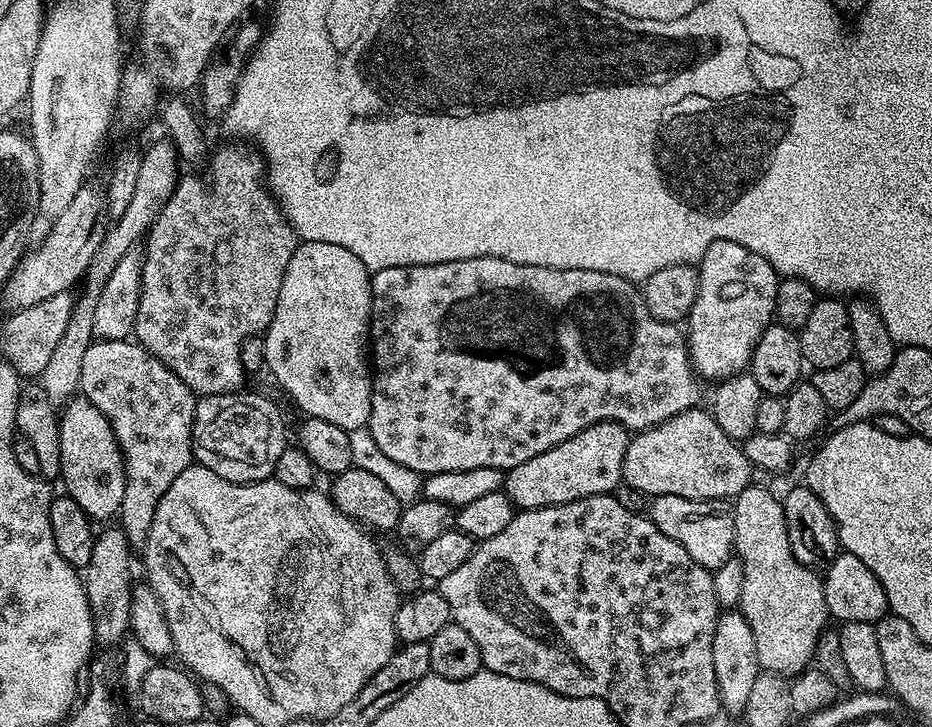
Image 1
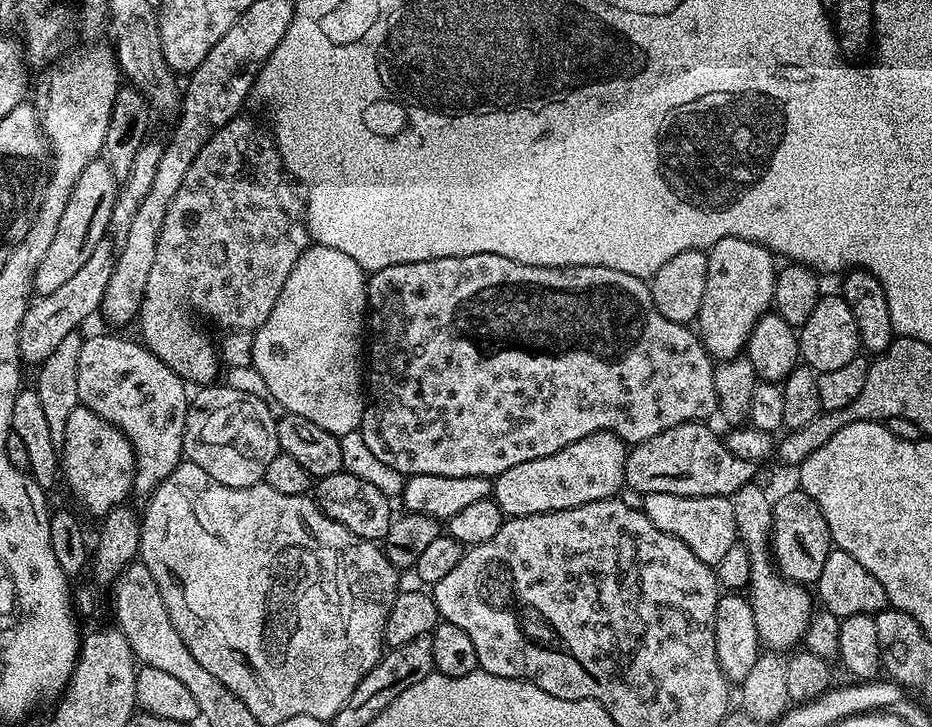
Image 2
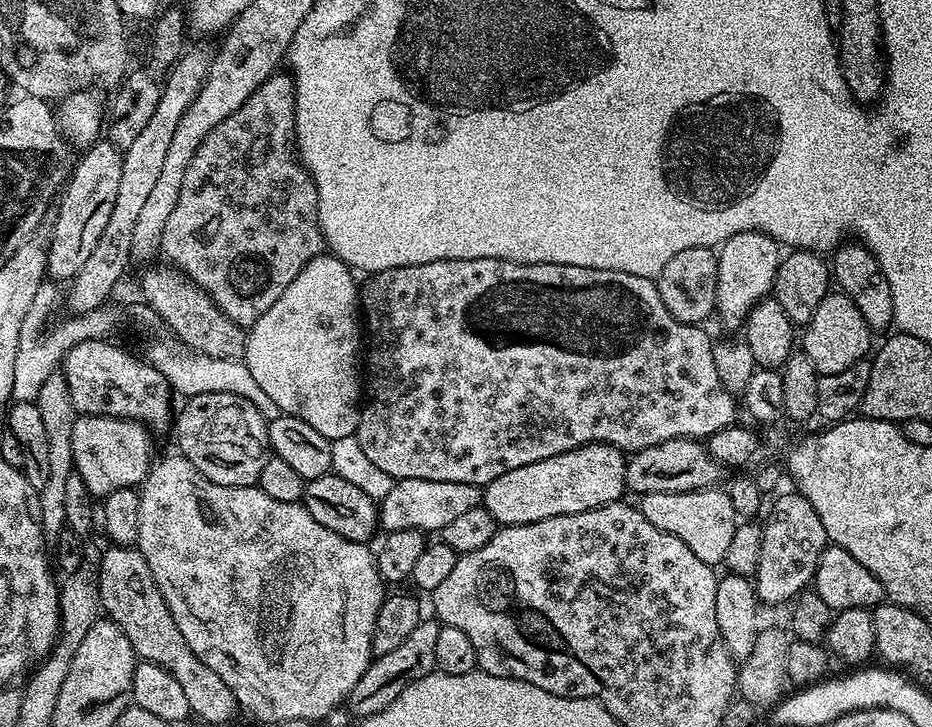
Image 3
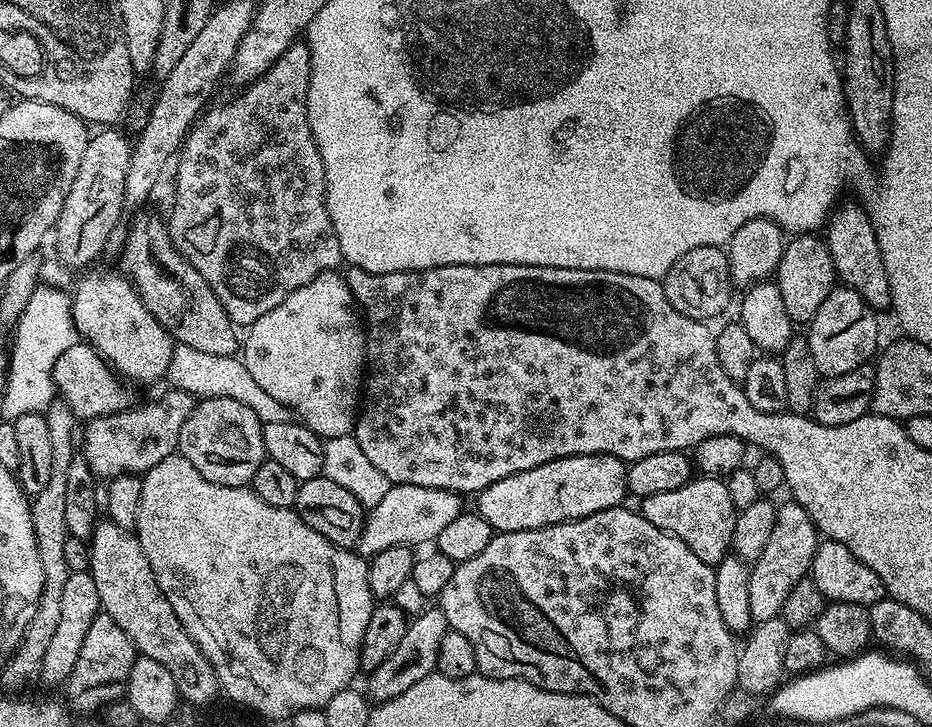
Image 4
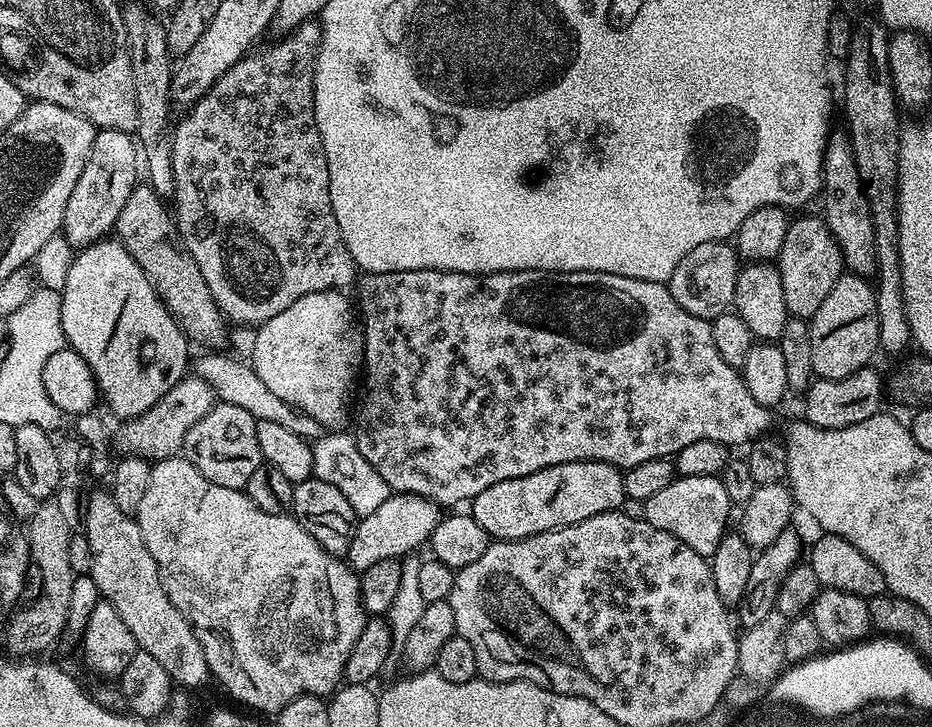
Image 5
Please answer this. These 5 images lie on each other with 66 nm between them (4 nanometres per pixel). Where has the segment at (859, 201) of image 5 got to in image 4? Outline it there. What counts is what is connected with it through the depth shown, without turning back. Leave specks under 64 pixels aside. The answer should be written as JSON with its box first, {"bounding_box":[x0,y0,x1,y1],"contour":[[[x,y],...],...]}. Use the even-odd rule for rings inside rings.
{"bounding_box":[826,203,892,310],"contour":[[[837,203],[826,225],[826,243],[830,250],[830,258],[836,267],[839,283],[845,288],[853,288],[871,308],[877,310],[891,309],[892,291],[886,274],[886,266],[882,262],[882,250],[878,246],[876,231],[872,219],[863,204]]]}

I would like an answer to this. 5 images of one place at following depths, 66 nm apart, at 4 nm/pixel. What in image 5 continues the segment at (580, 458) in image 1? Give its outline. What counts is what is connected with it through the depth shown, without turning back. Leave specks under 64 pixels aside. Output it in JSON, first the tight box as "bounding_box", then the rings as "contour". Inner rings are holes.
{"bounding_box":[470,460,625,541],"contour":[[[583,460],[543,468],[534,474],[526,474],[522,478],[494,482],[494,486],[482,490],[482,494],[478,494],[471,500],[470,515],[478,522],[478,526],[482,526],[482,530],[486,530],[486,534],[493,541],[521,540],[534,534],[549,532],[551,528],[565,528],[582,522],[586,518],[594,518],[594,514],[615,512],[623,505],[620,503],[625,503],[625,500],[624,477],[621,469],[606,462]]]}

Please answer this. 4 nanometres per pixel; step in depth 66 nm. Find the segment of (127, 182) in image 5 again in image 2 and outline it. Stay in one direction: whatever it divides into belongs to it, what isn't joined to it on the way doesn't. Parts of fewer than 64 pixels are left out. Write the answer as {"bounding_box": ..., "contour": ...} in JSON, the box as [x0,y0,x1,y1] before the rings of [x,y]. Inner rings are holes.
{"bounding_box":[32,159,118,296],"contour":[[[107,159],[92,160],[86,170],[82,170],[82,178],[78,178],[74,194],[70,194],[70,202],[66,202],[66,214],[62,214],[62,222],[58,222],[58,234],[54,234],[54,242],[50,242],[46,258],[42,258],[42,266],[38,266],[34,274],[32,287],[40,296],[54,294],[58,286],[74,278],[74,274],[78,274],[78,270],[86,266],[90,254],[94,254],[94,246],[98,246],[98,242],[102,242],[106,234],[117,191],[118,181],[114,178]]]}

